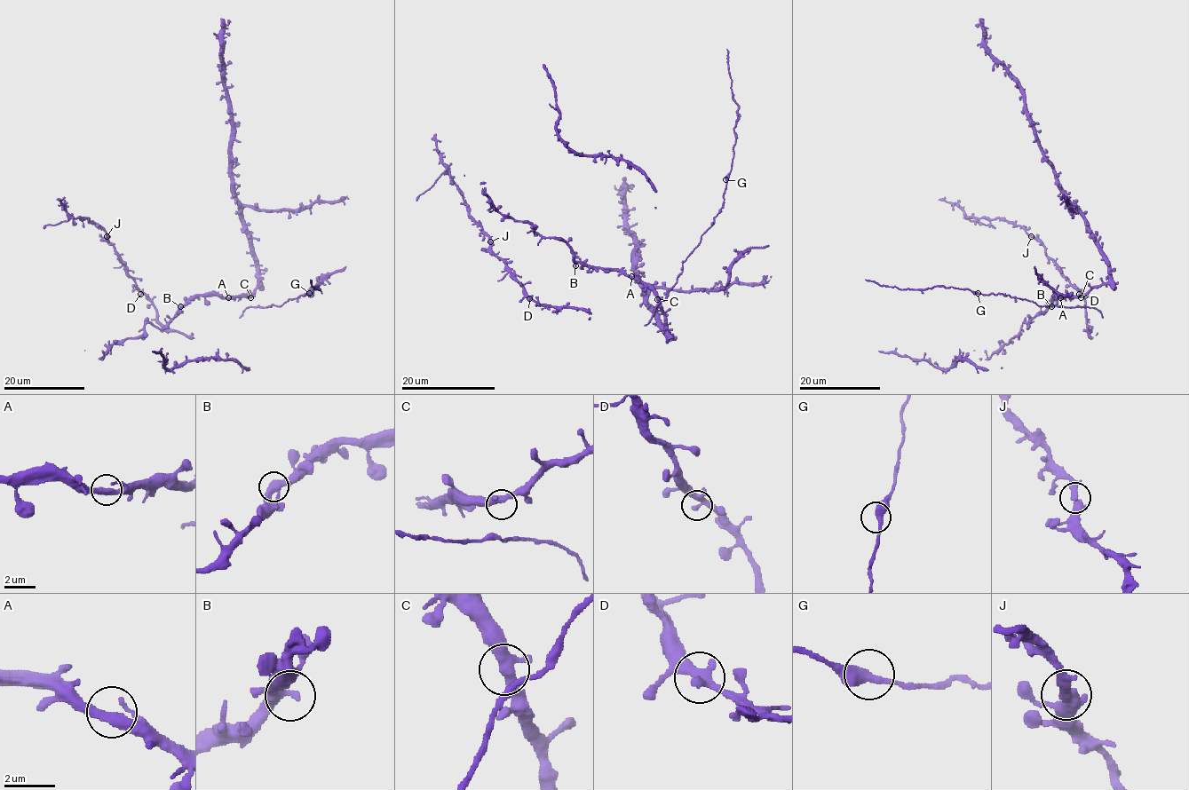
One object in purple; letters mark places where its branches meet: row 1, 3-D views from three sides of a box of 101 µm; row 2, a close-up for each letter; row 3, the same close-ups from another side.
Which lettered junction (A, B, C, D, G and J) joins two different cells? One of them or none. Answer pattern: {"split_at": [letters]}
{"split_at": []}

